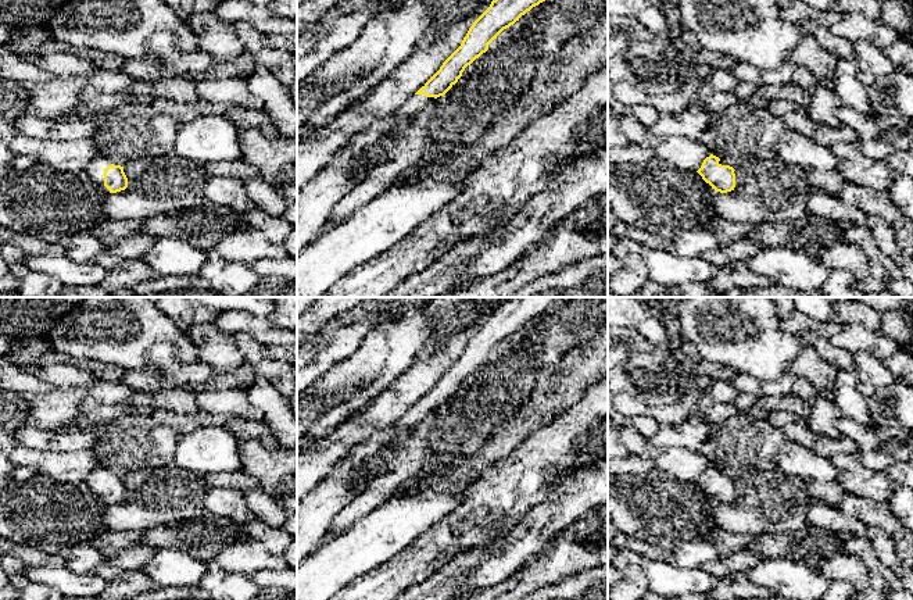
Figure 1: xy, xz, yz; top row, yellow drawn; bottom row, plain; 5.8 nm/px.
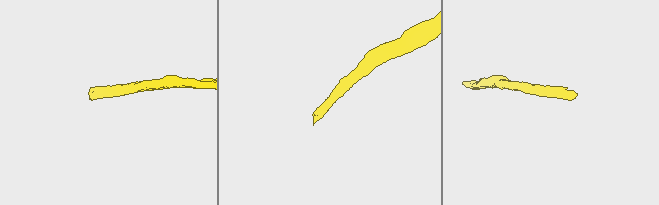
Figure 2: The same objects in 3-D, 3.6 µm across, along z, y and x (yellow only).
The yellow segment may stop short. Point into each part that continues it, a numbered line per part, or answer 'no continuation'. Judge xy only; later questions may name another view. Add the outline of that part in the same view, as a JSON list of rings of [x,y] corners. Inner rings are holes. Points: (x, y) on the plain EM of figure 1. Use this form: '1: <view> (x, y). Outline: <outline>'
1: xy (95, 482). Outline: [[[97,468],[85,482],[83,485],[100,500],[103,506],[108,506],[110,501],[104,497],[104,481],[111,476],[110,471],[104,468]],[[114,475],[117,476],[117,475]]]

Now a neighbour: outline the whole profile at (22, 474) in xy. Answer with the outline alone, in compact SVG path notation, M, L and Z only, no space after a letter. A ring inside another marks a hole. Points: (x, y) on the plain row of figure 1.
M18 467L14 472L7 476L0 476L0 494L17 482L26 482L39 472L32 467Z

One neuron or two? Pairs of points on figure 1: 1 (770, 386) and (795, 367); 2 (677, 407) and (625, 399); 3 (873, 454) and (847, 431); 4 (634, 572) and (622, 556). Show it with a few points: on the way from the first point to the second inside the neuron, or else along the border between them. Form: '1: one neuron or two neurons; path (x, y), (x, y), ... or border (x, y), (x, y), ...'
1: two neurons; border (788, 370), (795, 377)
2: one neuron; path (665, 410), (637, 407)
3: one neuron; path (869, 447), (854, 432)
4: one neuron; path (632, 568), (625, 560)

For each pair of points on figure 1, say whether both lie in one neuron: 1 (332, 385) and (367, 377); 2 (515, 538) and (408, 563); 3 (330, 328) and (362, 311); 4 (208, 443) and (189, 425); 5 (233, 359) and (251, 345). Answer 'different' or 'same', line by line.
1: same
2: different
3: same
4: different
5: different

